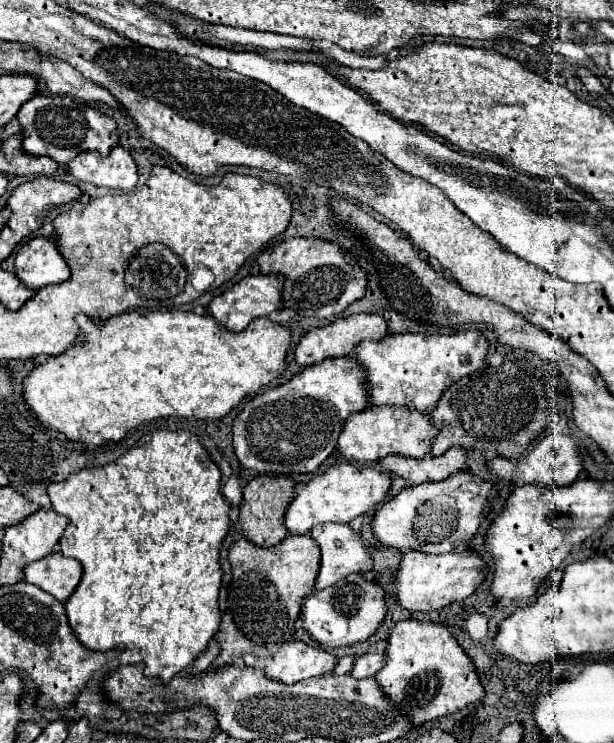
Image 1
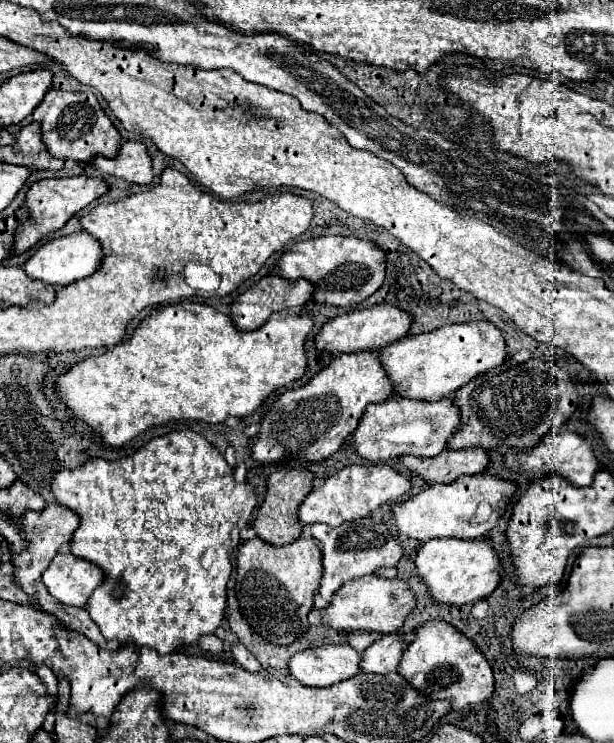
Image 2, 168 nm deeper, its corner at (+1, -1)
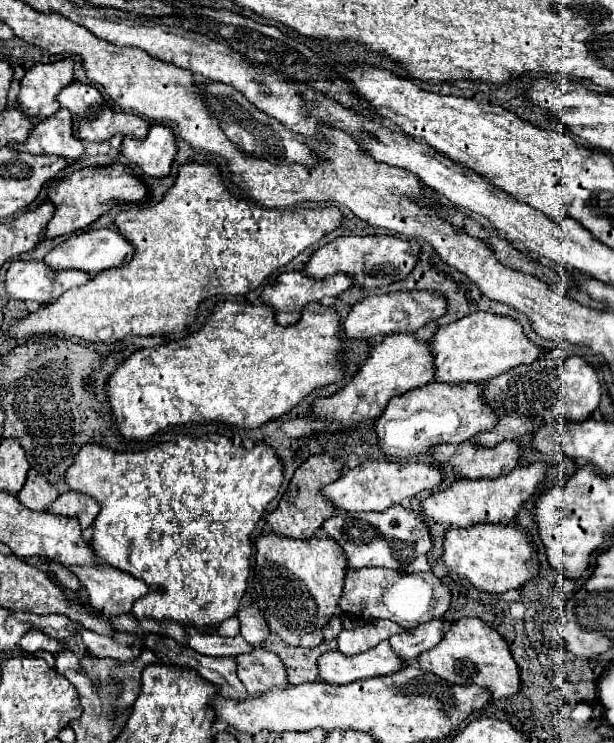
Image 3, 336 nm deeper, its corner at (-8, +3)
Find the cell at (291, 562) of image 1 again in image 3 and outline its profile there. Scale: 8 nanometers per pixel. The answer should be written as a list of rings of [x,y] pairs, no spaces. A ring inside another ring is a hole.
[[[266,533],[256,539],[256,567],[254,567],[254,591],[258,595],[256,603],[266,615],[270,631],[276,633],[286,645],[312,649],[322,643],[322,623],[326,623],[326,619],[334,615],[344,589],[348,563],[342,551],[344,549],[330,537],[324,537],[324,539],[312,537],[306,541],[304,539],[298,541],[298,539],[282,537],[276,533]],[[294,591],[298,591],[298,599],[292,597]]]

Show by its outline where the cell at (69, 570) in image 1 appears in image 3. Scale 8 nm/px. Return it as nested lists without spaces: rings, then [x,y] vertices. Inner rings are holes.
[[[102,563],[96,567],[72,567],[72,571],[78,575],[80,585],[86,587],[90,605],[104,615],[126,615],[136,599],[152,591],[150,585],[134,575]]]

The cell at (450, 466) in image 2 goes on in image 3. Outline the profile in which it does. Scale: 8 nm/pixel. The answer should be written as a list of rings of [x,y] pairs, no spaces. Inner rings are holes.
[[[474,441],[460,445],[436,445],[434,461],[452,465],[458,475],[468,479],[500,477],[520,465],[522,449],[518,441],[502,441],[496,447],[480,447]]]

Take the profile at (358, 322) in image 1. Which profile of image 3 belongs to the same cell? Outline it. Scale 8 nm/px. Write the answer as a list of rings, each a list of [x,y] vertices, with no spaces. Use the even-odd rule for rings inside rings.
[[[398,291],[398,293],[386,293],[386,295],[372,295],[356,303],[344,323],[346,335],[354,339],[372,339],[372,337],[384,337],[392,333],[416,333],[426,323],[440,319],[446,315],[448,301],[432,291]]]

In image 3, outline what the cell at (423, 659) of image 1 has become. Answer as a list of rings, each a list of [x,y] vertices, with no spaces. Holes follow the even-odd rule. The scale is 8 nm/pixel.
[[[464,617],[464,619],[454,621],[452,627],[446,631],[444,639],[434,649],[430,649],[418,657],[418,665],[456,685],[474,683],[474,685],[488,687],[492,691],[494,699],[512,697],[522,687],[520,669],[508,649],[508,643],[502,639],[502,635],[496,629],[492,629],[478,617]]]

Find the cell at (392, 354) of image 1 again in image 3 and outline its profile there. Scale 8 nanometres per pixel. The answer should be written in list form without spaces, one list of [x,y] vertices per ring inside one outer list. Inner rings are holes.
[[[476,311],[460,321],[440,327],[430,349],[436,361],[436,375],[440,383],[482,383],[510,371],[518,365],[530,365],[544,355],[542,347],[534,345],[522,331],[522,325],[512,317]]]

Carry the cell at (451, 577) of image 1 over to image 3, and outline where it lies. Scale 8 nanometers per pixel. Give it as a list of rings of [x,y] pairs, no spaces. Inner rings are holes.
[[[476,523],[466,529],[450,529],[444,537],[442,559],[450,571],[468,579],[476,589],[506,593],[510,589],[520,589],[540,571],[540,561],[528,537],[528,531],[516,523]]]

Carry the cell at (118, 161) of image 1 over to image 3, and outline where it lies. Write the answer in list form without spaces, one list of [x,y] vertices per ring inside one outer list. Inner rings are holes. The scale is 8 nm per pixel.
[[[154,125],[146,139],[136,139],[134,135],[124,137],[122,155],[126,155],[132,163],[142,167],[142,171],[150,177],[166,177],[178,153],[176,137],[172,127]]]

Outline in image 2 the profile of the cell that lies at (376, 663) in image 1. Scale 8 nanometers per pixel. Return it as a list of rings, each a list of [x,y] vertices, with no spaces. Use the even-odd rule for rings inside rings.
[[[395,633],[383,635],[383,637],[389,637],[389,639],[379,637],[363,653],[363,659],[359,665],[363,673],[391,673],[397,669],[407,643],[403,641],[401,635],[395,635]]]

